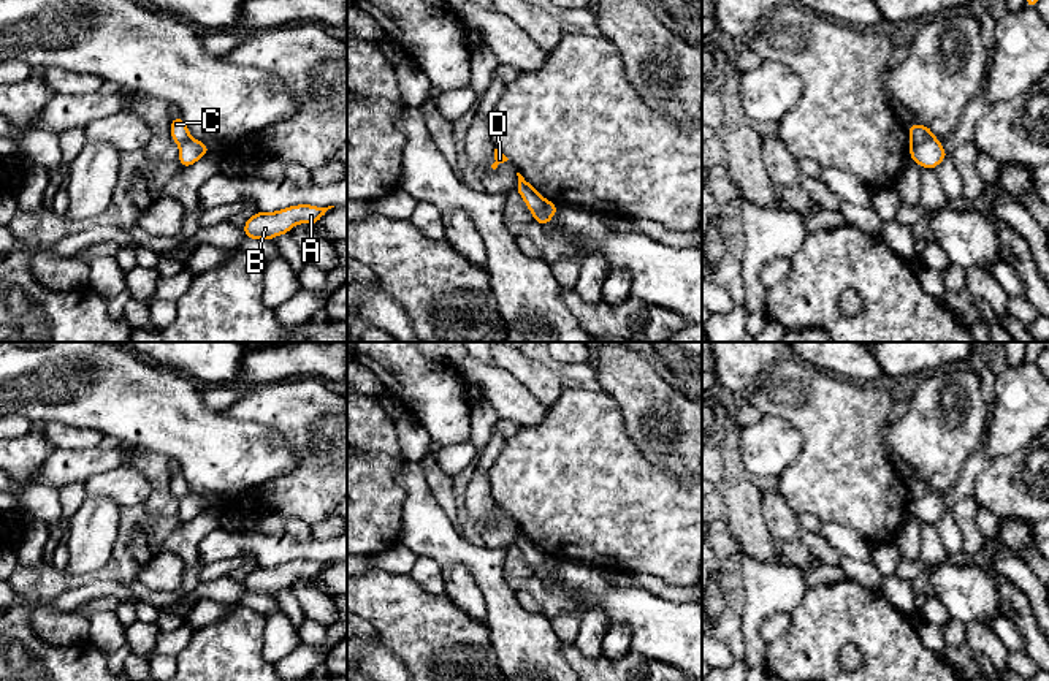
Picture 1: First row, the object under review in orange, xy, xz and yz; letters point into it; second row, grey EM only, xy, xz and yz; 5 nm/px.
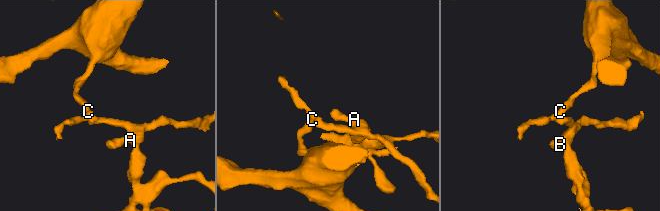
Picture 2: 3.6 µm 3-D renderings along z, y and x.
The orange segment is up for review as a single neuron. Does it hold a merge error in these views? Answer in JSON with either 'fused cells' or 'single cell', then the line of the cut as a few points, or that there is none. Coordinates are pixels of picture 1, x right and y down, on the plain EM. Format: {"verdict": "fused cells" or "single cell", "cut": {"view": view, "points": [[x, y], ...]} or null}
{"verdict": "fused cells", "cut": {"view": "yz", "points": [[932, 490], [910, 502]]}}

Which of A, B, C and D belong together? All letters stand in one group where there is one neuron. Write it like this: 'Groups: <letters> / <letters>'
Groups: A B / C D

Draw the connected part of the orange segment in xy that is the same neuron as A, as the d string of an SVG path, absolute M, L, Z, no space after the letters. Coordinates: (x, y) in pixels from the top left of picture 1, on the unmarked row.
M295 559L285 564L276 565L276 567L258 565L257 569L254 569L252 572L246 575L244 583L242 583L244 591L247 594L269 595L276 591L290 588L290 584L298 578L315 580L325 570L325 567L331 562L334 561L317 562L312 559Z

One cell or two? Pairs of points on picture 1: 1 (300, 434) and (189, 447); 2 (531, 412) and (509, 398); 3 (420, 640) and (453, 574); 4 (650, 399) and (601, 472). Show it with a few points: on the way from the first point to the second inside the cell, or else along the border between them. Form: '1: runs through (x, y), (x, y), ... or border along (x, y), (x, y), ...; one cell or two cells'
1: border along (249, 422), (276, 429), (298, 460), (297, 467); two cells
2: runs through (526, 410), (514, 401); one cell
3: border along (447, 596), (476, 620); two cells
4: border along (612, 399), (623, 417), (629, 439), (650, 463); two cells

